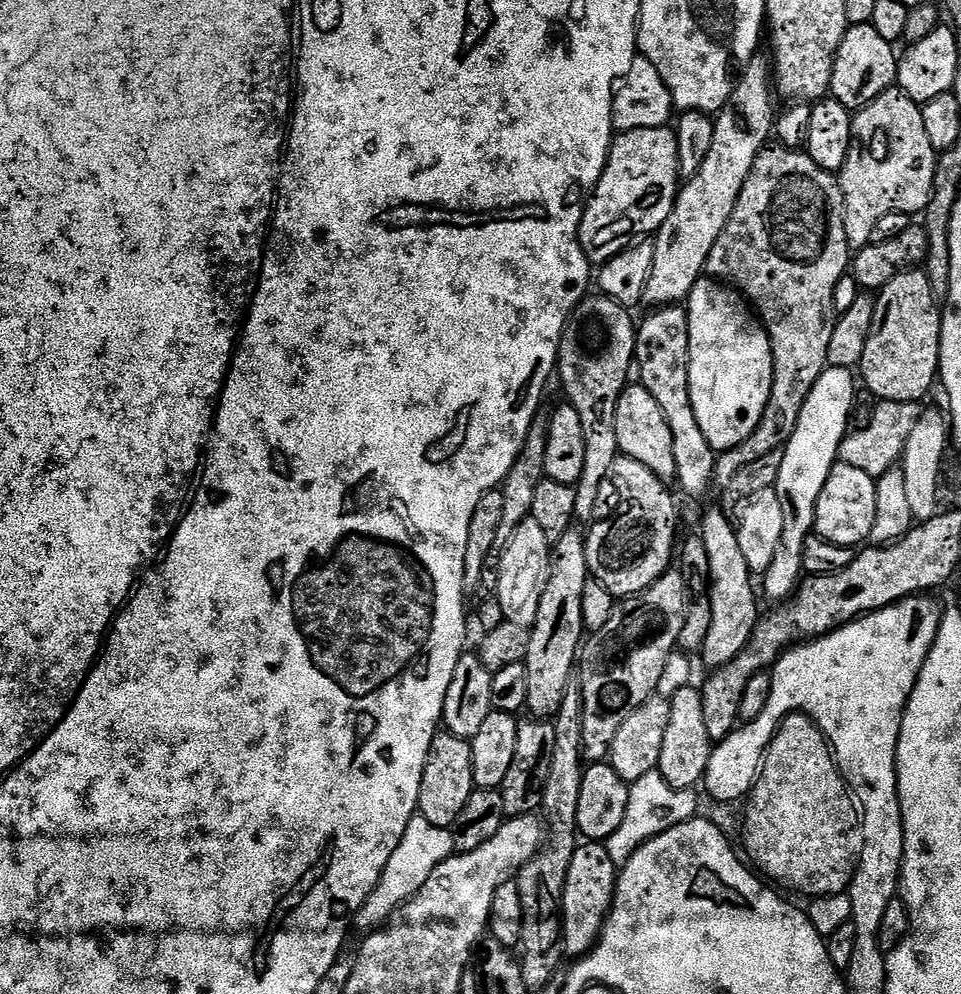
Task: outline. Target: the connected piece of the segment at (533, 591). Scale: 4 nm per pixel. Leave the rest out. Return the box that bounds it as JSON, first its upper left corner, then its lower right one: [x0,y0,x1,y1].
[494,518,550,629]

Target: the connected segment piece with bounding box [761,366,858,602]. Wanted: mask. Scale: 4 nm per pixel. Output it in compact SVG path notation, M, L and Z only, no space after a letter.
M825 368L810 390L794 434L783 449L782 468L775 486L782 507L782 542L774 554L776 563L767 567L761 579L764 592L772 602L787 600L803 577L802 546L815 529L818 495L826 484L830 470L837 463L841 442L848 433L849 412L858 391L858 382L854 378L856 376L851 368Z

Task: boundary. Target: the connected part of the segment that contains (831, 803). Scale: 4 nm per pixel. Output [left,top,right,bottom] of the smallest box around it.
[744,712,864,898]

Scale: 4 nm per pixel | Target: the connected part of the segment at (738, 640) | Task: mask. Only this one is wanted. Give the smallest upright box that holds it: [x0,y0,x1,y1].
[698,508,762,670]

